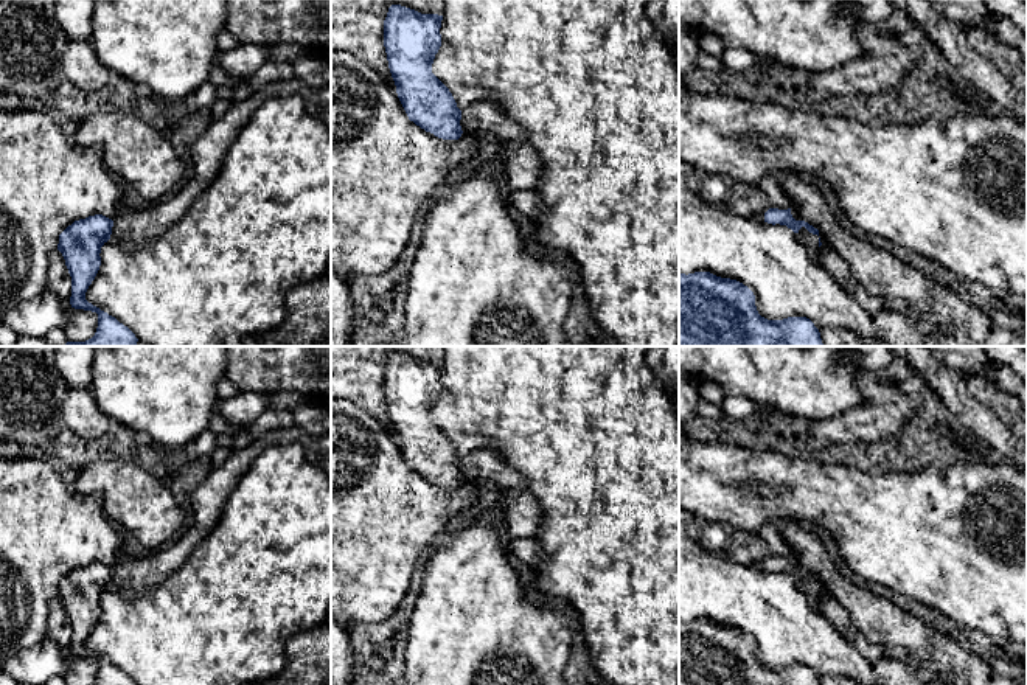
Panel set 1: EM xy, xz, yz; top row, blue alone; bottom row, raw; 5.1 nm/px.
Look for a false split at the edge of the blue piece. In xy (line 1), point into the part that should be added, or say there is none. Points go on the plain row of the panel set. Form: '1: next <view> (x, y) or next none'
1: next xy (139, 577)

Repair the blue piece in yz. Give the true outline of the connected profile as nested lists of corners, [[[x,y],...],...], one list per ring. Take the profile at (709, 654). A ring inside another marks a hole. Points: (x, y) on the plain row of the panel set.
[[[710,620],[679,621],[679,685],[820,685],[806,665],[768,668],[755,654],[754,640],[743,631]]]

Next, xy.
[[[295,426],[286,430],[270,430],[247,447],[232,450],[228,460],[208,474],[193,495],[191,528],[168,547],[143,558],[121,558],[113,567],[103,562],[89,564],[75,569],[59,582],[57,598],[71,624],[70,652],[75,657],[98,662],[93,685],[135,685],[127,674],[85,648],[85,640],[101,614],[101,595],[107,589],[131,598],[151,593],[180,569],[191,551],[213,531],[227,500],[258,454],[272,444],[287,443],[301,444],[306,458],[331,477],[331,433],[312,436]]]

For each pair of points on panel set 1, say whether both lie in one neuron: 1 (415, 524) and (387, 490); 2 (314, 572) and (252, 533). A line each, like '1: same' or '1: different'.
1: same
2: same

